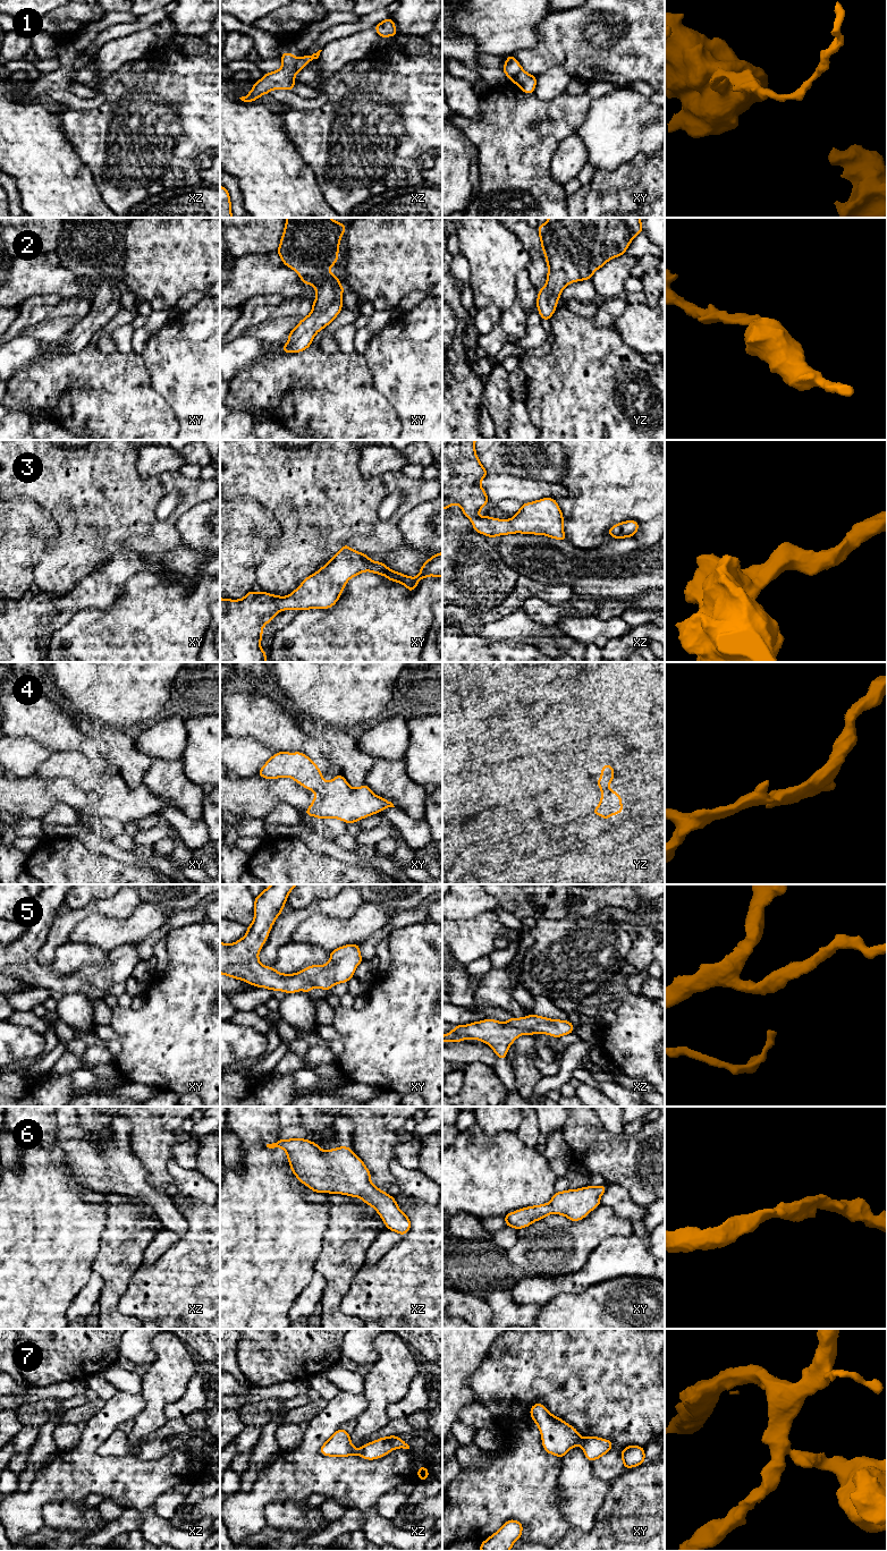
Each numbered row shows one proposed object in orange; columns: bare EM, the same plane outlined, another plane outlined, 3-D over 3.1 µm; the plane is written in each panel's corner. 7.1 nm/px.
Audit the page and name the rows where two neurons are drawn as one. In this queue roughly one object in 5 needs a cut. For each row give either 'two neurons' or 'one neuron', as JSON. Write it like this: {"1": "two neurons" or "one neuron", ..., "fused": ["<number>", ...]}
{"1": "two neurons", "2": "one neuron", "3": "one neuron", "4": "two neurons", "5": "one neuron", "6": "one neuron", "7": "two neurons", "fused": ["1", "4", "7"]}

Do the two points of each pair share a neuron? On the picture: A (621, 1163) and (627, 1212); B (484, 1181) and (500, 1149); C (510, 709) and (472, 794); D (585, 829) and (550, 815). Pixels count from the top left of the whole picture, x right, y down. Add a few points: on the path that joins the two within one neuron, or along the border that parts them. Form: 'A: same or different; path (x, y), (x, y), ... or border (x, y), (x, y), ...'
A: different; border (607, 1183), (619, 1184), (634, 1202), (643, 1206)
B: same; path (492, 1174), (500, 1166), (500, 1157)
C: same; path (512, 732), (507, 771), (496, 782)
D: different; border (591, 813), (579, 823)

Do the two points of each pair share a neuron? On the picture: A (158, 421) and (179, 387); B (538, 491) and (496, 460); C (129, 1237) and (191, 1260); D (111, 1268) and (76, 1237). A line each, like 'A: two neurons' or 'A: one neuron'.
A: two neurons
B: two neurons
C: two neurons
D: two neurons

